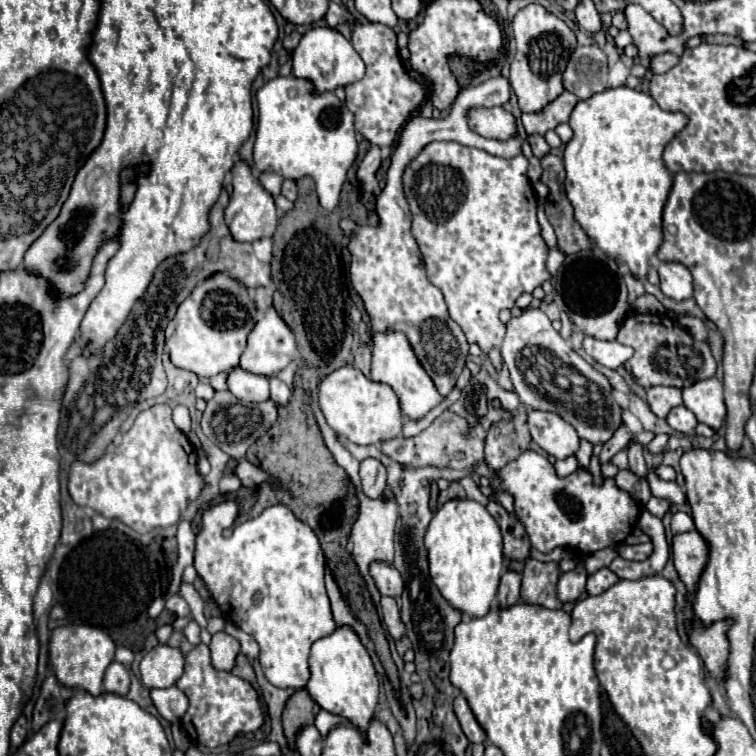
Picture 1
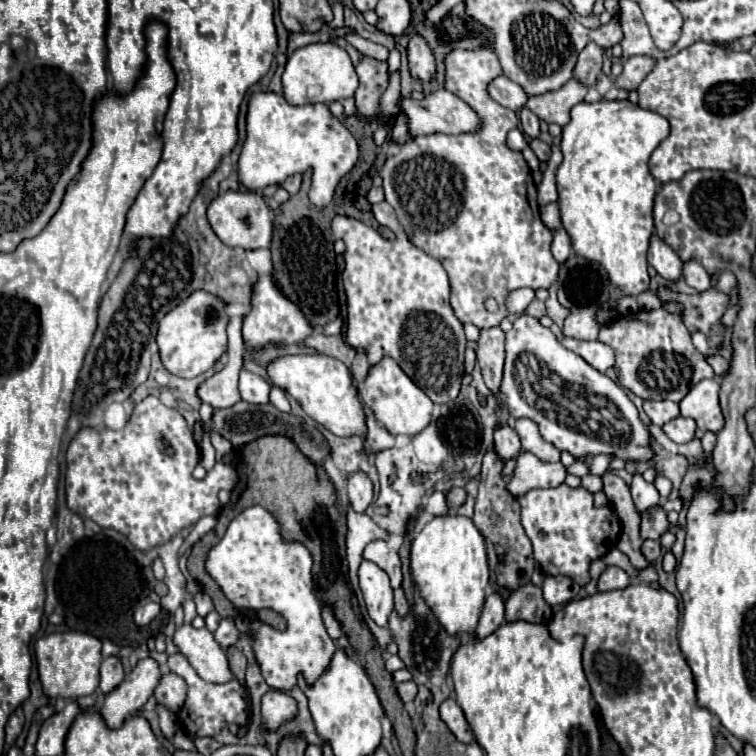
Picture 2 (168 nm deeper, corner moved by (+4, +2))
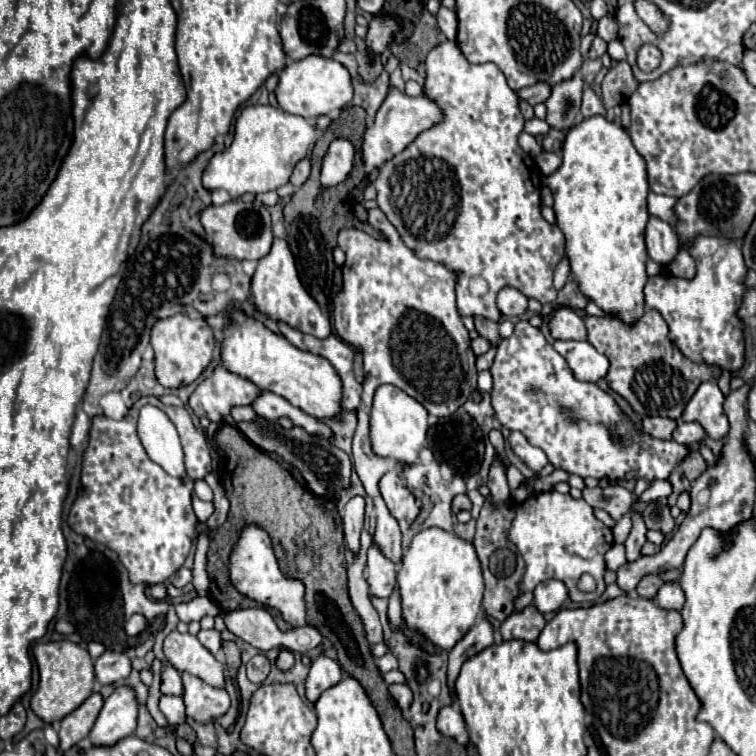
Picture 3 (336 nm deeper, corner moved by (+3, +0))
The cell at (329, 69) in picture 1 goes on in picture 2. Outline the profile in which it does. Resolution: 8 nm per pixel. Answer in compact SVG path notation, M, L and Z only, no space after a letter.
M334 42L326 44L310 44L294 50L288 56L286 70L282 74L282 94L292 106L302 104L330 104L336 100L344 100L354 96L358 88L358 76L354 72L352 60L348 52Z

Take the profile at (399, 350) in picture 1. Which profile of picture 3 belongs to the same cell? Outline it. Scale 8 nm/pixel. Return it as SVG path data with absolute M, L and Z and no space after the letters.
M383 384L375 390L373 410L371 410L371 444L377 456L389 456L395 460L403 460L413 464L419 456L419 450L427 436L427 410L423 404L413 400L401 388L393 388L393 384Z

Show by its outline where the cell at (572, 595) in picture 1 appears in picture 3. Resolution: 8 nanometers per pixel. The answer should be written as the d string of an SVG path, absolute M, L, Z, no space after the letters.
M547 580L535 588L533 604L539 608L539 612L547 614L559 610L567 602L567 598L569 598L569 590L561 580Z

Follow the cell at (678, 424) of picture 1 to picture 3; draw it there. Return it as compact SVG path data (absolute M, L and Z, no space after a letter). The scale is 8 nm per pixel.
M679 422L677 428L673 430L673 440L685 446L697 444L705 438L705 430L697 422Z

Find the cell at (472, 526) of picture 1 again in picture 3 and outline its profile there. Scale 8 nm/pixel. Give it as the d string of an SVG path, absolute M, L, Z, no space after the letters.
M427 528L413 538L397 566L397 582L407 626L423 632L439 648L451 650L481 614L483 574L475 548L443 528Z

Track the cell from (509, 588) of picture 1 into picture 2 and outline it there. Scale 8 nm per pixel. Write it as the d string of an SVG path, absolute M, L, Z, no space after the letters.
M492 592L484 602L480 622L478 622L478 628L474 630L474 636L478 640L482 640L482 638L490 636L502 624L504 624L504 602L502 602L500 594Z

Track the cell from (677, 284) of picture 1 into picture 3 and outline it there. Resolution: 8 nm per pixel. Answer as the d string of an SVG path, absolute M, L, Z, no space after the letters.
M655 216L649 218L647 230L645 230L645 242L647 242L649 258L661 266L669 266L681 248L673 226Z

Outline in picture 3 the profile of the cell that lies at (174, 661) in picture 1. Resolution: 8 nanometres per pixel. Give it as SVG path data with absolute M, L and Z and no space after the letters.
M121 682L113 694L103 702L103 708L89 734L93 746L111 746L125 736L131 736L137 726L137 694L131 686Z

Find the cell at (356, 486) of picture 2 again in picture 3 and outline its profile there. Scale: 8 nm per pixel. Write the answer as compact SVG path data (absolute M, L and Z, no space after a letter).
M353 496L343 508L345 544L353 552L359 548L359 534L361 534L361 528L363 528L363 518L365 518L365 498Z

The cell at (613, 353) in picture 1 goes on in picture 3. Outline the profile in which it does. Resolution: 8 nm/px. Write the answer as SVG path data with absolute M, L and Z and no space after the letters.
M555 340L553 348L567 360L575 378L597 382L607 376L609 360L601 352L597 352L593 344L575 342L575 340Z

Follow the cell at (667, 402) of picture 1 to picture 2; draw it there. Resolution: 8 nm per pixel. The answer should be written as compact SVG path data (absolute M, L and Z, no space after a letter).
M644 402L644 412L656 426L664 426L666 422L680 416L680 408L676 402Z

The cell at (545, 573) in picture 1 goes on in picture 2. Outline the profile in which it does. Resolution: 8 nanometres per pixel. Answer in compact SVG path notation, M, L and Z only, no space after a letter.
M534 584L522 586L506 600L506 622L524 620L532 624L548 624L550 618L552 608L544 602L542 590Z

